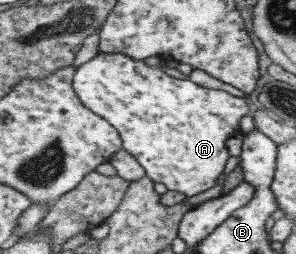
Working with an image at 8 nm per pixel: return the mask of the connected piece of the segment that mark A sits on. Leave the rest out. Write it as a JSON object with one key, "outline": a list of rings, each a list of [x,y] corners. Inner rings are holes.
{"outline":[[[98,53],[90,60],[80,64],[76,67],[74,75],[72,75],[71,81],[72,89],[74,94],[78,96],[78,100],[82,102],[84,107],[88,108],[92,113],[102,117],[106,120],[116,131],[119,133],[121,139],[121,150],[125,153],[130,154],[137,162],[142,166],[145,176],[151,179],[153,182],[162,183],[165,185],[167,190],[178,191],[186,196],[193,196],[202,192],[211,193],[216,189],[216,179],[218,175],[224,170],[226,160],[229,155],[226,152],[226,141],[239,132],[238,121],[248,113],[248,103],[246,98],[235,97],[220,89],[209,89],[204,86],[192,83],[189,79],[178,79],[175,78],[175,74],[172,71],[168,71],[166,68],[158,66],[147,65],[144,60],[134,60],[126,54],[104,54]]]}

